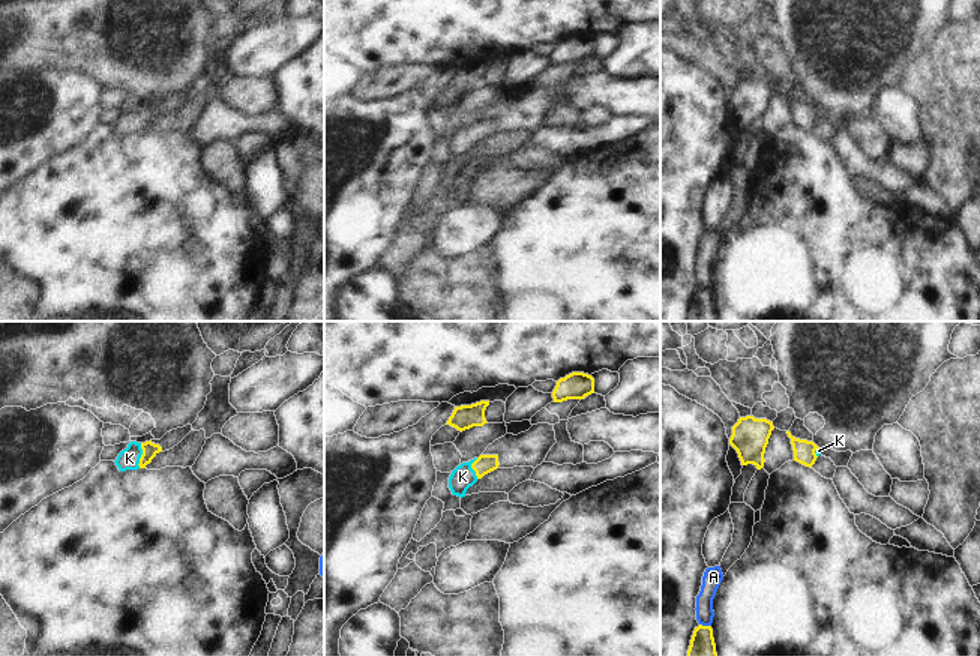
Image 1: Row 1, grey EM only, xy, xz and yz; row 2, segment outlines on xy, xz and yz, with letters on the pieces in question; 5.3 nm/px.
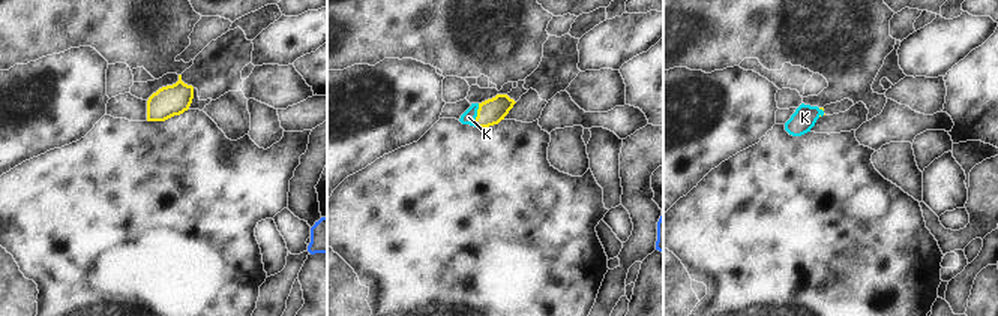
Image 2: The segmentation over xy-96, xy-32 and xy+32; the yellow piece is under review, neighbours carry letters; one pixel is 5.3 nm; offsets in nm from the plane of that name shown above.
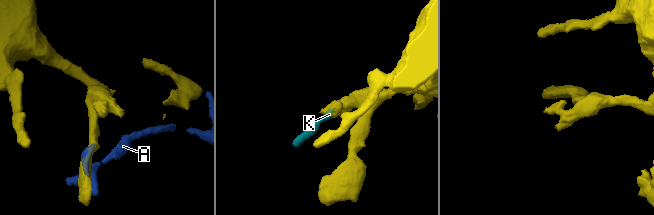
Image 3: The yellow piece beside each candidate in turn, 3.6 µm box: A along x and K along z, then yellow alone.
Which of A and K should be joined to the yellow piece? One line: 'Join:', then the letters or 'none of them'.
Join: K

